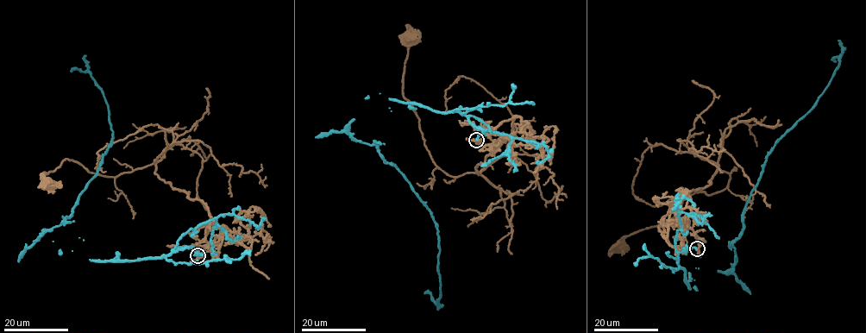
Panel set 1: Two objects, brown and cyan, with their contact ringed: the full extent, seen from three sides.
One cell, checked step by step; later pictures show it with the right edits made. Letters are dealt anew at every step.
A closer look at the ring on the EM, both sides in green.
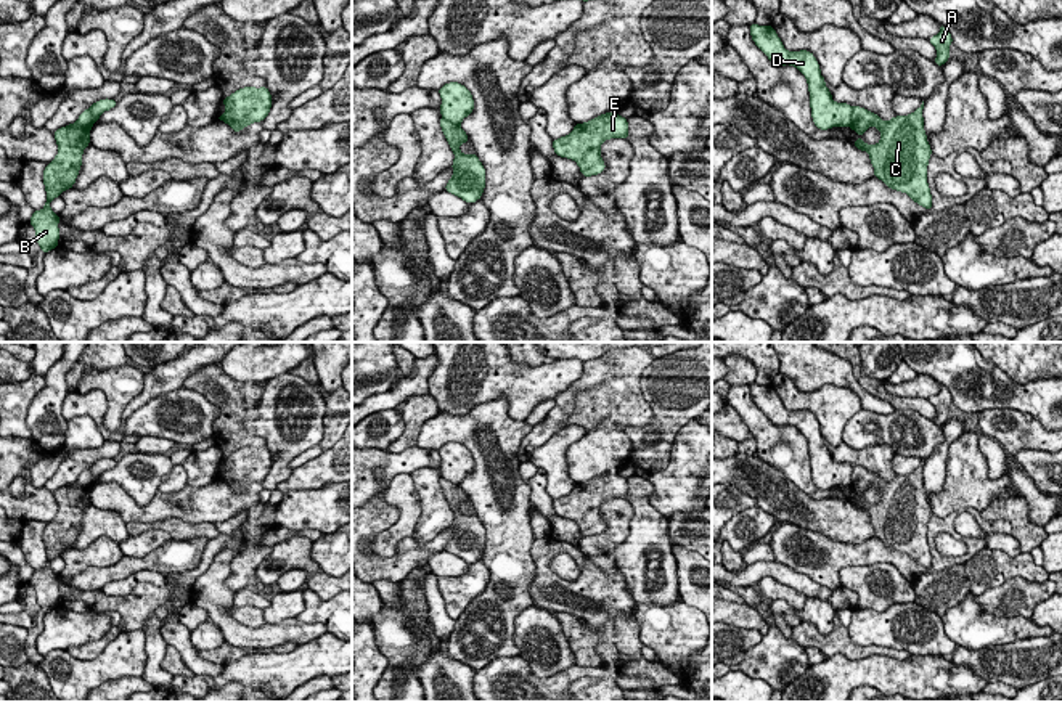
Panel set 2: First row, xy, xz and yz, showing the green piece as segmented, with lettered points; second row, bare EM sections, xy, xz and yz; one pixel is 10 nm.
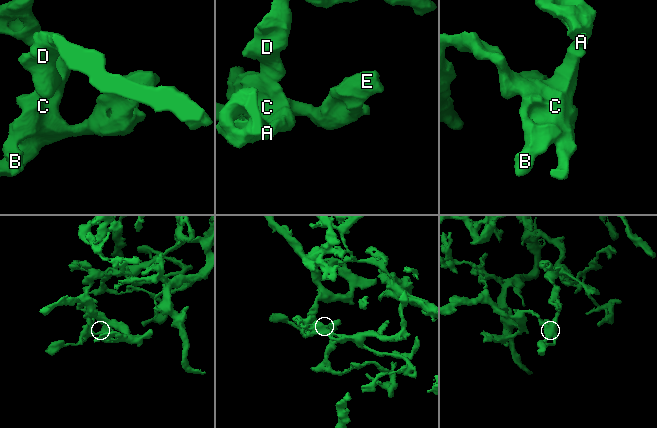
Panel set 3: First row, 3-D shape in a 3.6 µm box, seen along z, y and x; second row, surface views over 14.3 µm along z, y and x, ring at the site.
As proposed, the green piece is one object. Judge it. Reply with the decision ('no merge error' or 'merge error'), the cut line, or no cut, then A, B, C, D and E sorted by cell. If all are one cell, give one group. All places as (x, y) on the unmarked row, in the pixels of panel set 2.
merge error; cut in yz along (853, 468), (849, 485); A B C E / D

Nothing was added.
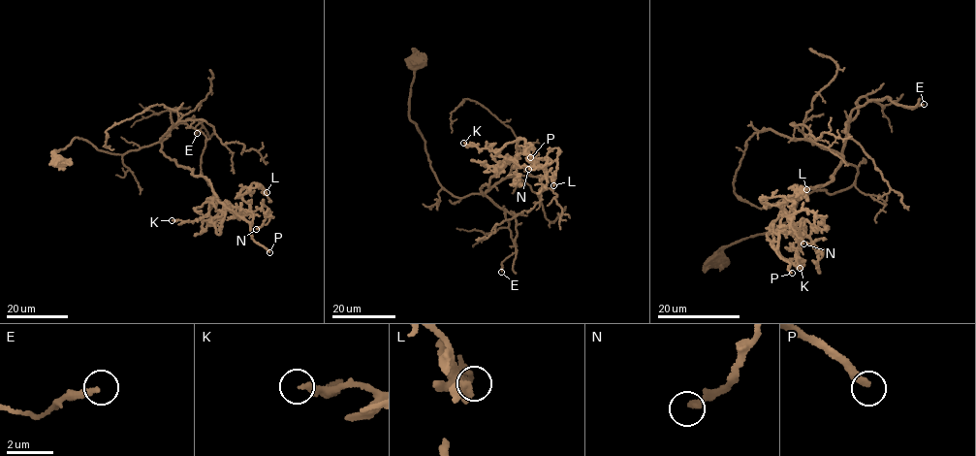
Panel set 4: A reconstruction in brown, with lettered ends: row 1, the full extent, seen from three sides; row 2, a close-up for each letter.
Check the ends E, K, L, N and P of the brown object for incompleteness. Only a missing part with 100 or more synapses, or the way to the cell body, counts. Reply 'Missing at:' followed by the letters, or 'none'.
Missing at: P

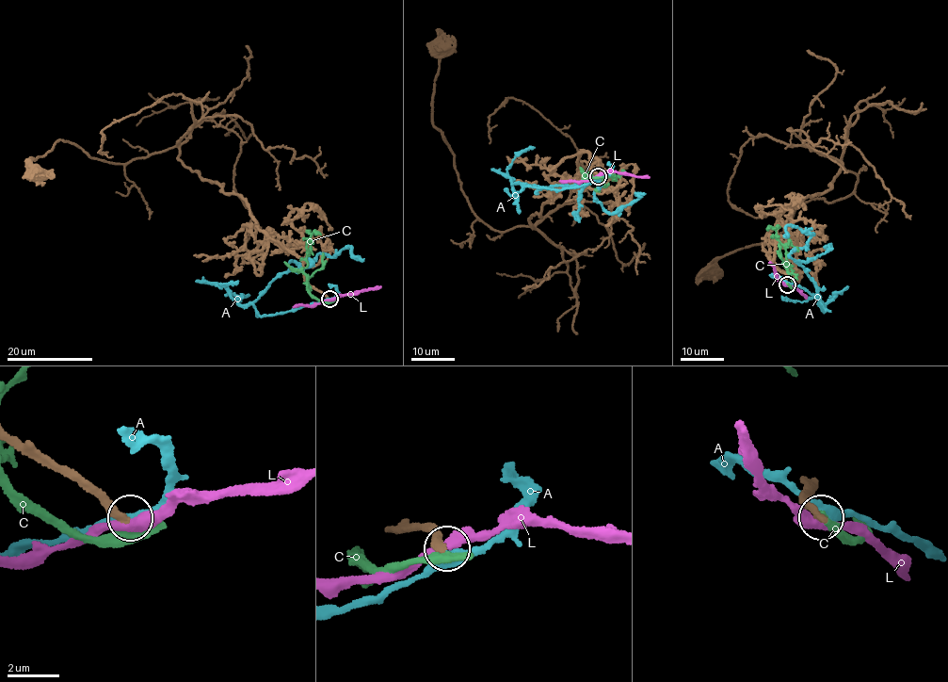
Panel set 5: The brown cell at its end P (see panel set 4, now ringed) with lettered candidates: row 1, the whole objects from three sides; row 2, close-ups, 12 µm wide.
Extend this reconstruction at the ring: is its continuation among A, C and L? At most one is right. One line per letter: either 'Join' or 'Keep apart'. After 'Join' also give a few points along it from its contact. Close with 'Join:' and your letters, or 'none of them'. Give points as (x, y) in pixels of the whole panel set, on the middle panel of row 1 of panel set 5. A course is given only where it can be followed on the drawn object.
A: Keep apart
C: Keep apart
L: Keep apart
Join: none of them

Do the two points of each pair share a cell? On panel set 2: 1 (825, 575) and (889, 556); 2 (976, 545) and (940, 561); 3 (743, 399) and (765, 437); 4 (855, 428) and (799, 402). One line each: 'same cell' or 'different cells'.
1: same cell
2: same cell
3: same cell
4: different cells

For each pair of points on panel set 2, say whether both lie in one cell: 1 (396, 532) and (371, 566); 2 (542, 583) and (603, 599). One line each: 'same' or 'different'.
1: different
2: same

